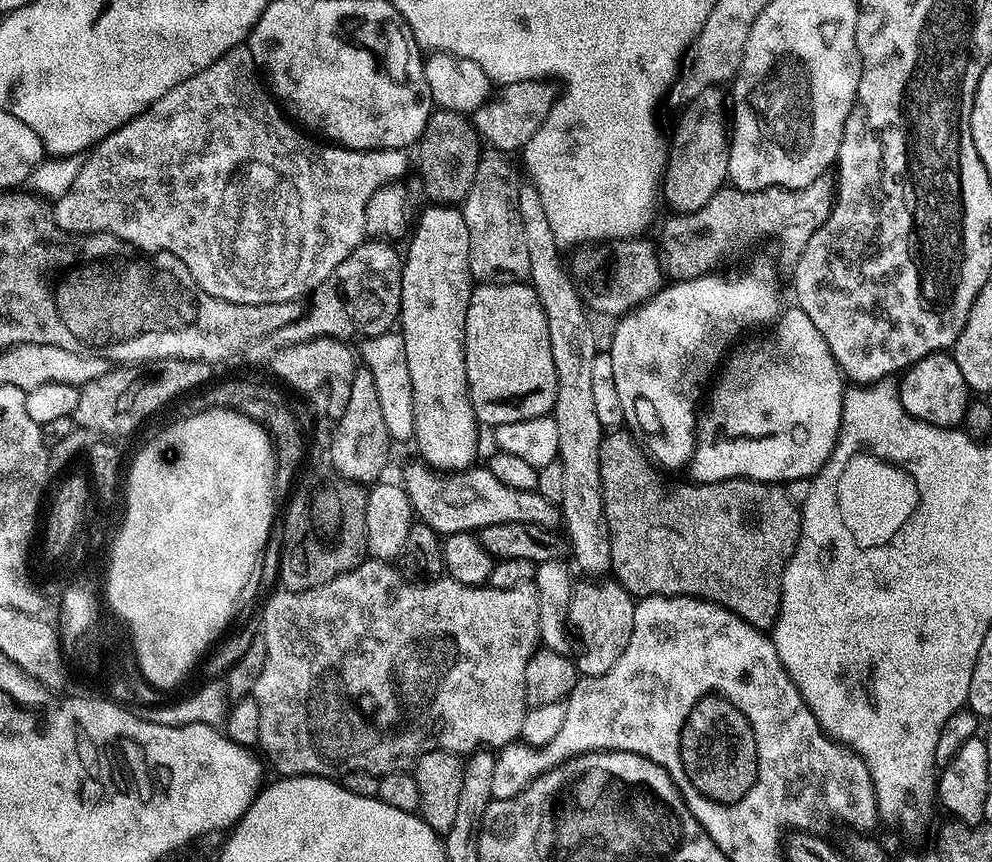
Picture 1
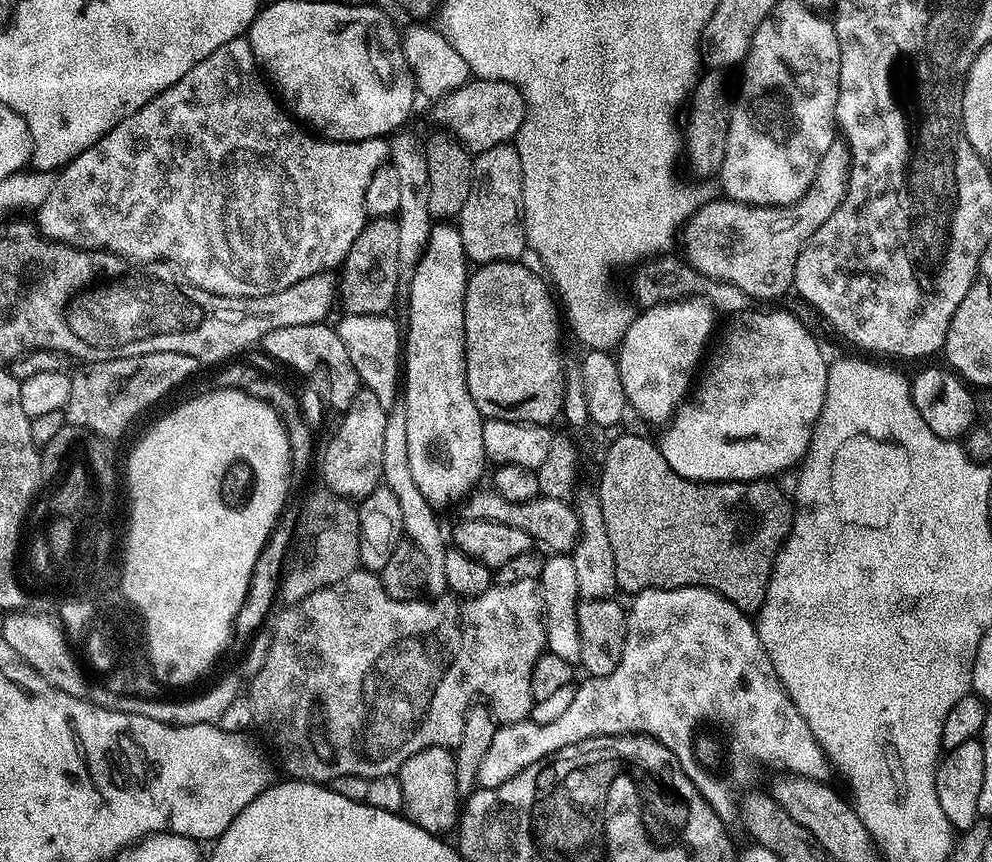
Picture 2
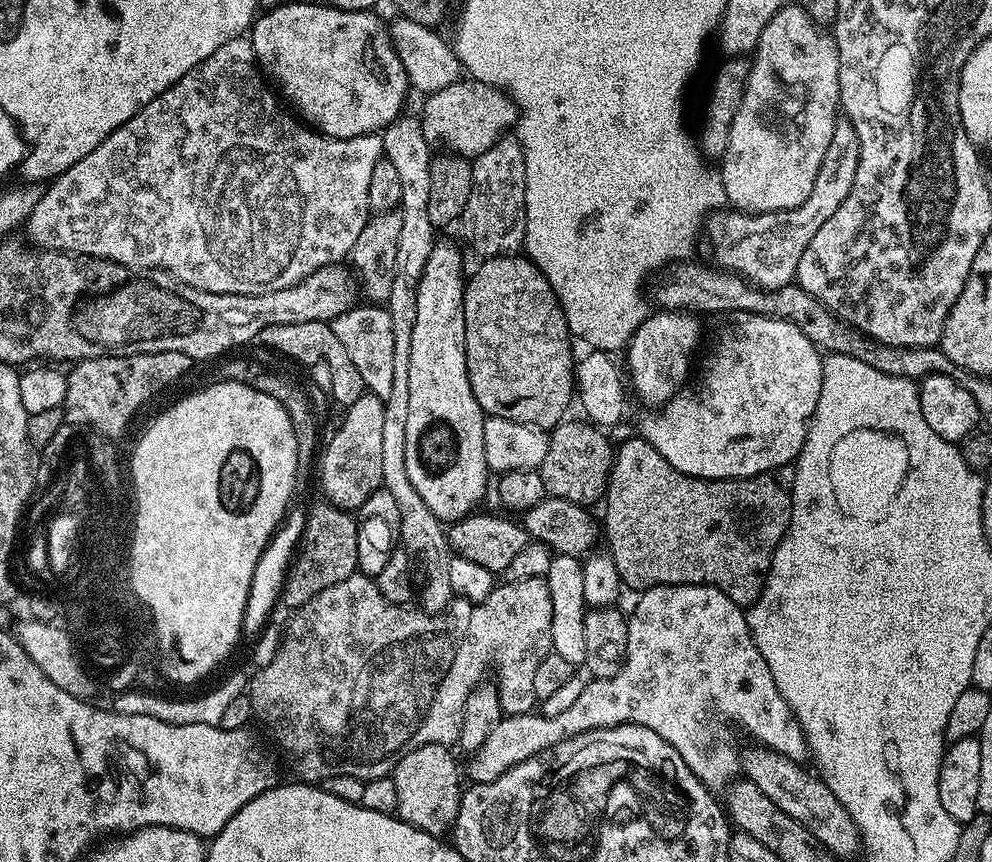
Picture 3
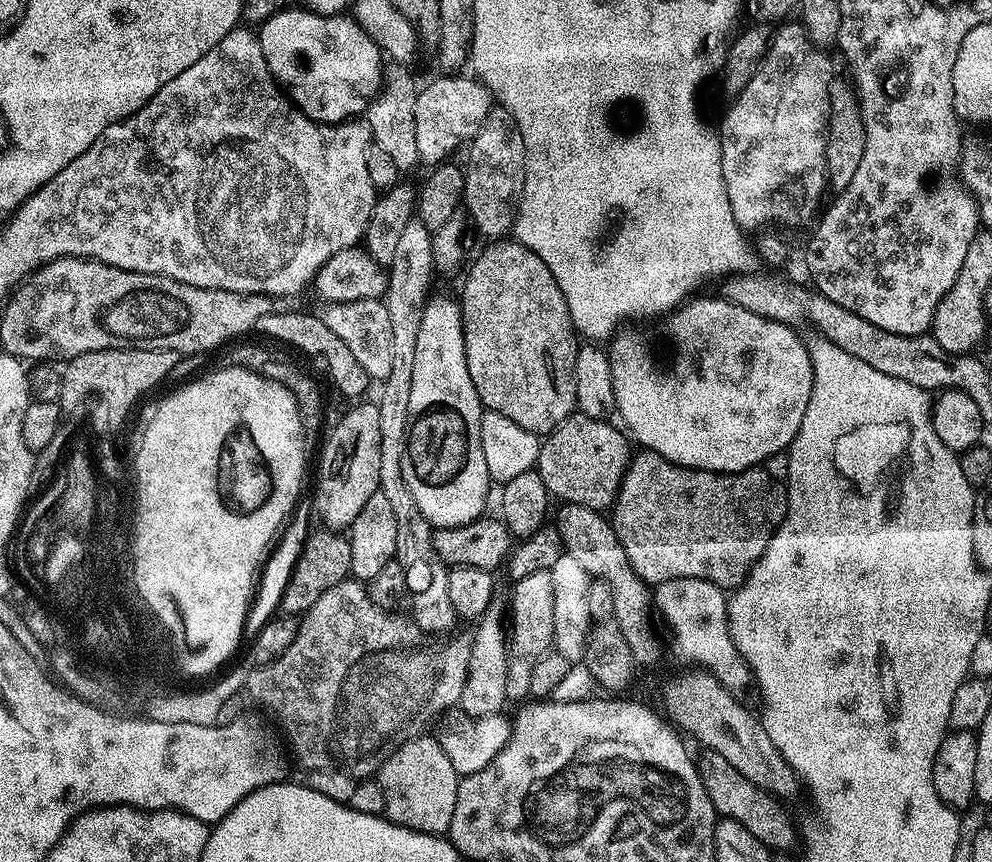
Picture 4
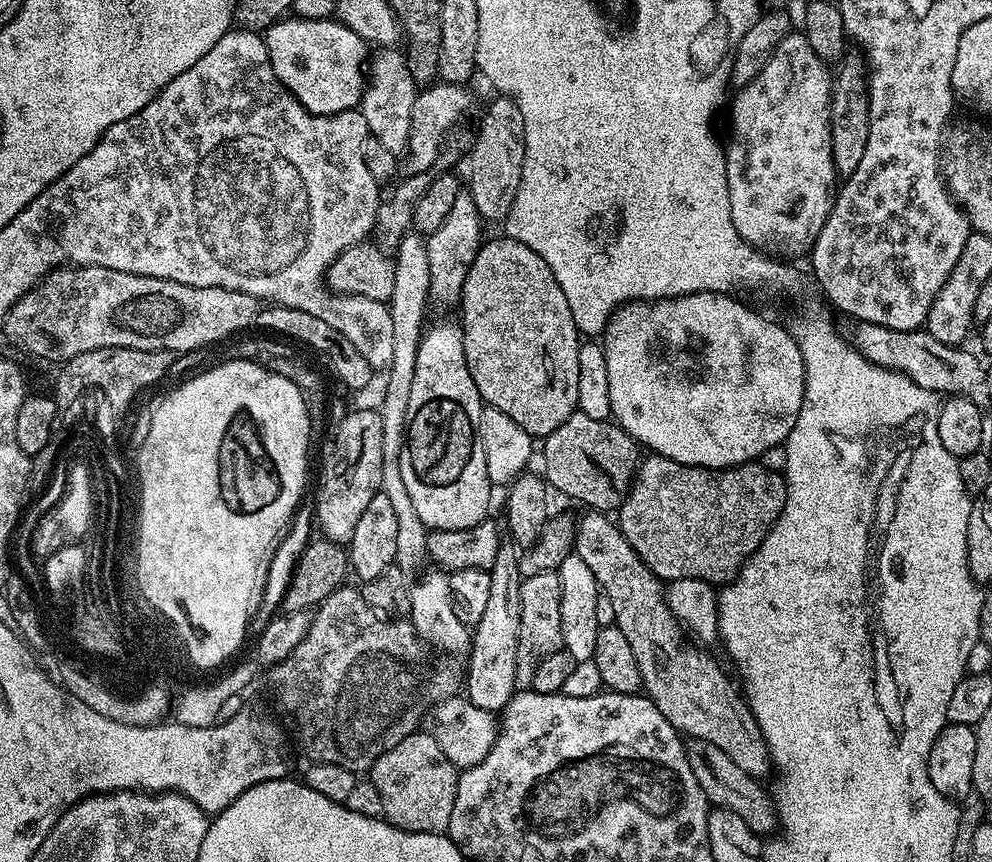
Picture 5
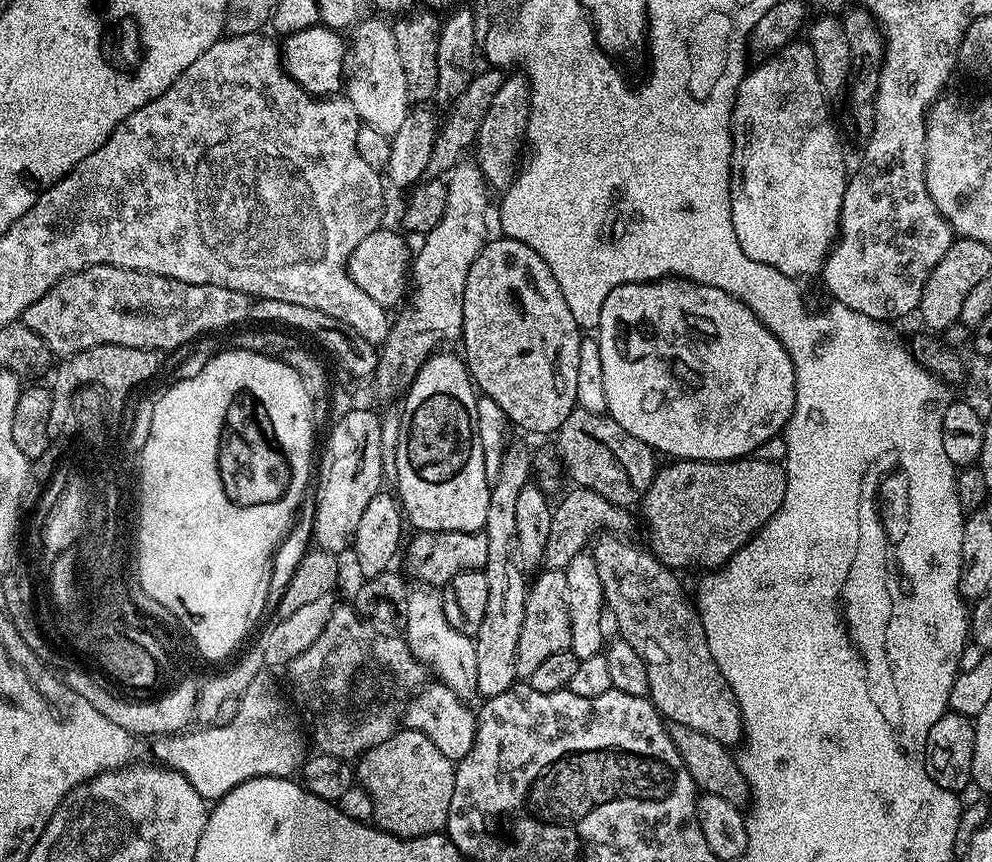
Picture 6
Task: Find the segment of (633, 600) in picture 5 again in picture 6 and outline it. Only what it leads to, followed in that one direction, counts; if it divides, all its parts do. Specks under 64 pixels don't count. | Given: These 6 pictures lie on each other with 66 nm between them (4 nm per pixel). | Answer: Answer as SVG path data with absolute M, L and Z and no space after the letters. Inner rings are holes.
M600 534L595 537L590 551L598 566L598 576L602 578L604 603L618 617L620 636L630 642L630 646L638 650L638 658L646 662L646 674L650 678L648 696L656 711L667 721L702 730L702 734L709 734L719 744L738 744L744 736L744 719L738 698L734 698L734 690L730 690L726 678L722 678L722 670L718 670L718 662L714 662L714 654L710 654L697 605L691 599L688 601L676 577L679 575L673 569L667 568L651 551L635 548L624 540L627 539L620 534Z

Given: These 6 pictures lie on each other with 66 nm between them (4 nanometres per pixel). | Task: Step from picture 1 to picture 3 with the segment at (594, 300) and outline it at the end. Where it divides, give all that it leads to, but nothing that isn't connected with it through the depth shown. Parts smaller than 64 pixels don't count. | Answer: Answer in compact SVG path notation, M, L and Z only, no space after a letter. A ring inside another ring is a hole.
M669 263L651 281L651 299L653 301L656 299L661 309L695 310L697 313L721 312L721 314L753 312L759 316L775 316L778 320L786 320L798 326L798 330L802 330L802 334L806 334L806 338L810 338L810 342L825 353L837 352L843 356L858 358L858 362L866 362L866 366L874 366L874 370L882 370L882 374L906 376L913 382L919 382L924 377L934 374L957 375L958 370L954 362L950 362L950 358L946 358L946 354L941 352L939 347L899 348L889 344L879 344L869 336L863 336L858 329L839 320L821 300L811 296L806 289L795 282L768 292L764 288L753 288L748 281L734 272L717 270L707 263L706 265L692 263Z

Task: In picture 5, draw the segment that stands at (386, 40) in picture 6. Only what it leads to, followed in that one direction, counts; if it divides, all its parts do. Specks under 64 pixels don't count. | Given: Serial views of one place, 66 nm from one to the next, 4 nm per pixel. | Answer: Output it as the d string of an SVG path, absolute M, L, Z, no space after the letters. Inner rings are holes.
M381 47L377 52L377 56L375 53L371 57L366 72L364 97L360 100L358 111L366 118L371 139L382 142L390 154L400 158L408 151L410 122L416 105L418 85L410 74L410 66L403 51Z

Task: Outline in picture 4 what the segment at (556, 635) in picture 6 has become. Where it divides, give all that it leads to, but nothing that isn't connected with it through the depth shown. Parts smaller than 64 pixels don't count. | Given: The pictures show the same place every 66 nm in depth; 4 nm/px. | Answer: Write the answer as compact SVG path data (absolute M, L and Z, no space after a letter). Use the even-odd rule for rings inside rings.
M539 572L538 574L526 574L526 578L515 581L512 587L512 628L510 624L510 656L511 663L508 665L508 695L513 701L523 701L530 693L530 674L534 670L536 661L542 659L545 654L553 647L552 639L554 638L554 582L550 582L550 572Z

